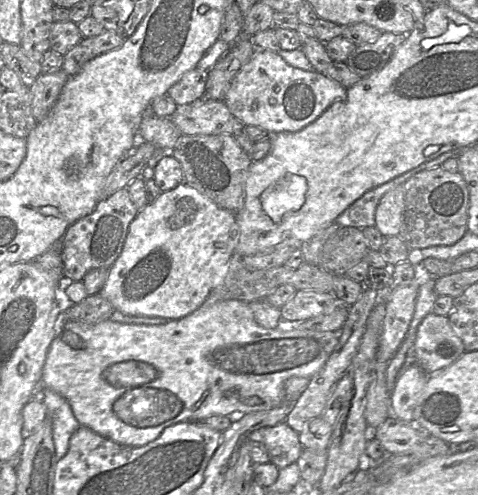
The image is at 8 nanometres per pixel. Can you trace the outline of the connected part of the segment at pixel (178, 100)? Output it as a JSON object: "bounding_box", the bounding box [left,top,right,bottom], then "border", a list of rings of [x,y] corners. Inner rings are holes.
{"bounding_box":[167,67,208,105],"border":[[[198,67],[186,72],[167,92],[177,105],[187,105],[202,99],[206,92],[208,71]]]}

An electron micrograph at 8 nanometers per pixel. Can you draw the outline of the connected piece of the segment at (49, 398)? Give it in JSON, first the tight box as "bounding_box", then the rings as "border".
{"bounding_box":[35,387,80,461],"border":[[[41,387],[36,391],[35,398],[40,398],[46,406],[46,416],[51,421],[55,456],[58,461],[66,454],[70,438],[80,424],[68,401],[55,391]]]}

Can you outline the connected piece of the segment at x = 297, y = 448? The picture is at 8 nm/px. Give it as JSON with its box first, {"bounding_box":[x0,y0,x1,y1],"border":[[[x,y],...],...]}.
{"bounding_box":[250,421,304,469],"border":[[[285,421],[254,431],[250,434],[250,440],[263,443],[269,453],[270,462],[279,469],[297,462],[304,449],[299,433]]]}

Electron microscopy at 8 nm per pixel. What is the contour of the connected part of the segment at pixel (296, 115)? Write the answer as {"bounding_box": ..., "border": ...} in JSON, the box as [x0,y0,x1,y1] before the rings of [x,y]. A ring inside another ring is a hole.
{"bounding_box":[224,49,348,134],"border":[[[257,49],[249,62],[243,66],[233,79],[224,103],[230,112],[245,126],[260,127],[269,134],[297,133],[320,118],[335,102],[345,99],[348,90],[316,71],[305,71],[288,64],[278,53],[271,50]]]}

